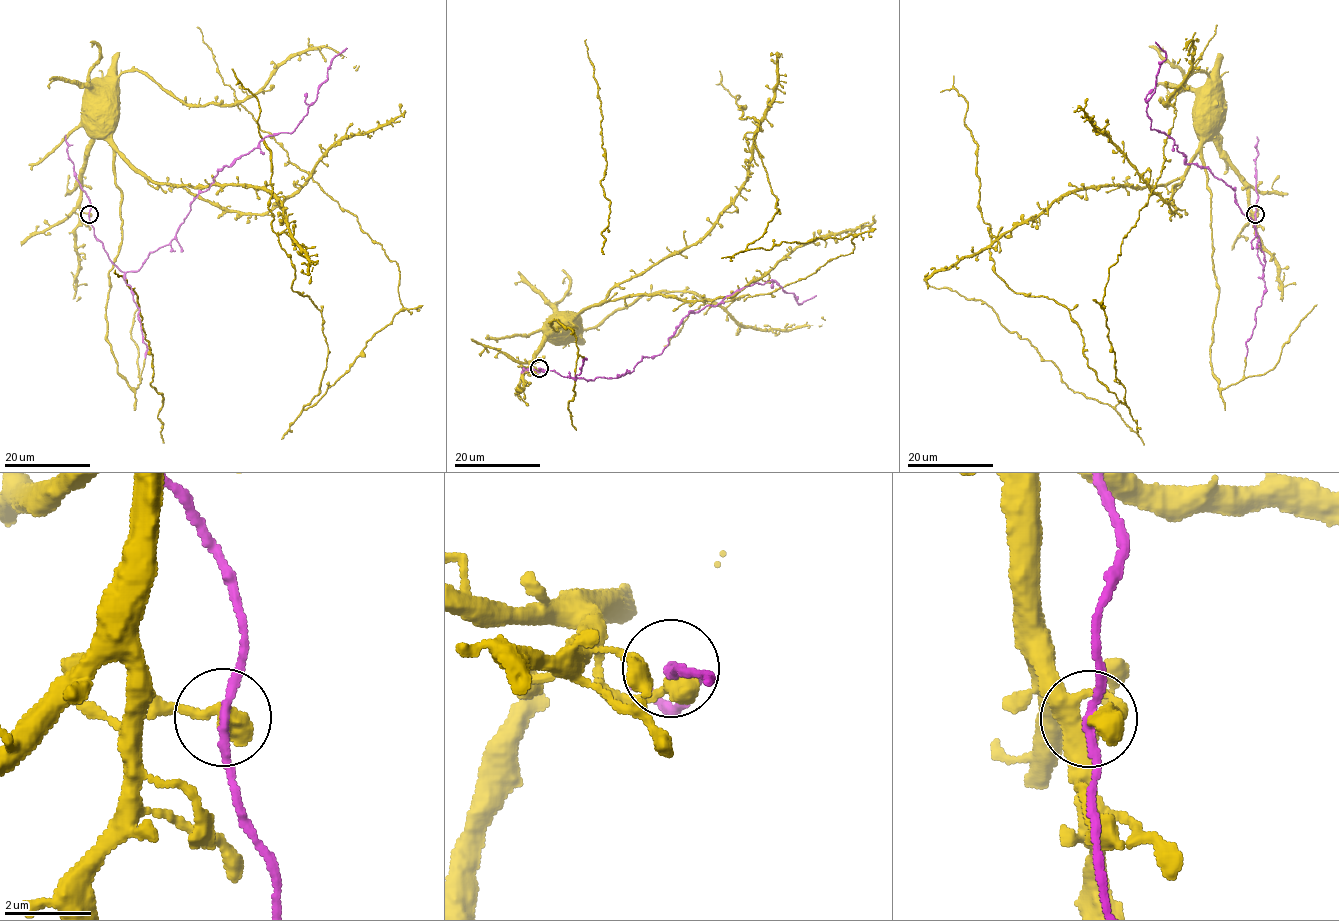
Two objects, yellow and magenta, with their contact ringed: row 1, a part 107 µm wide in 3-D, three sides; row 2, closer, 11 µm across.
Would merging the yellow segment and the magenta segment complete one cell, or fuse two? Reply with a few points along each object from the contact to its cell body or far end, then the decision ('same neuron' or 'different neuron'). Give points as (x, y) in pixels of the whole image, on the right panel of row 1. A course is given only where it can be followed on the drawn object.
yellow runs (1256, 214), (1252, 211), (1250, 185), (1198, 122), (1197, 103); magenta runs (1254, 214), (1264, 271), (1260, 239), (1235, 191), (1150, 128), (1147, 100), (1166, 55), (1155, 42); same neuron

